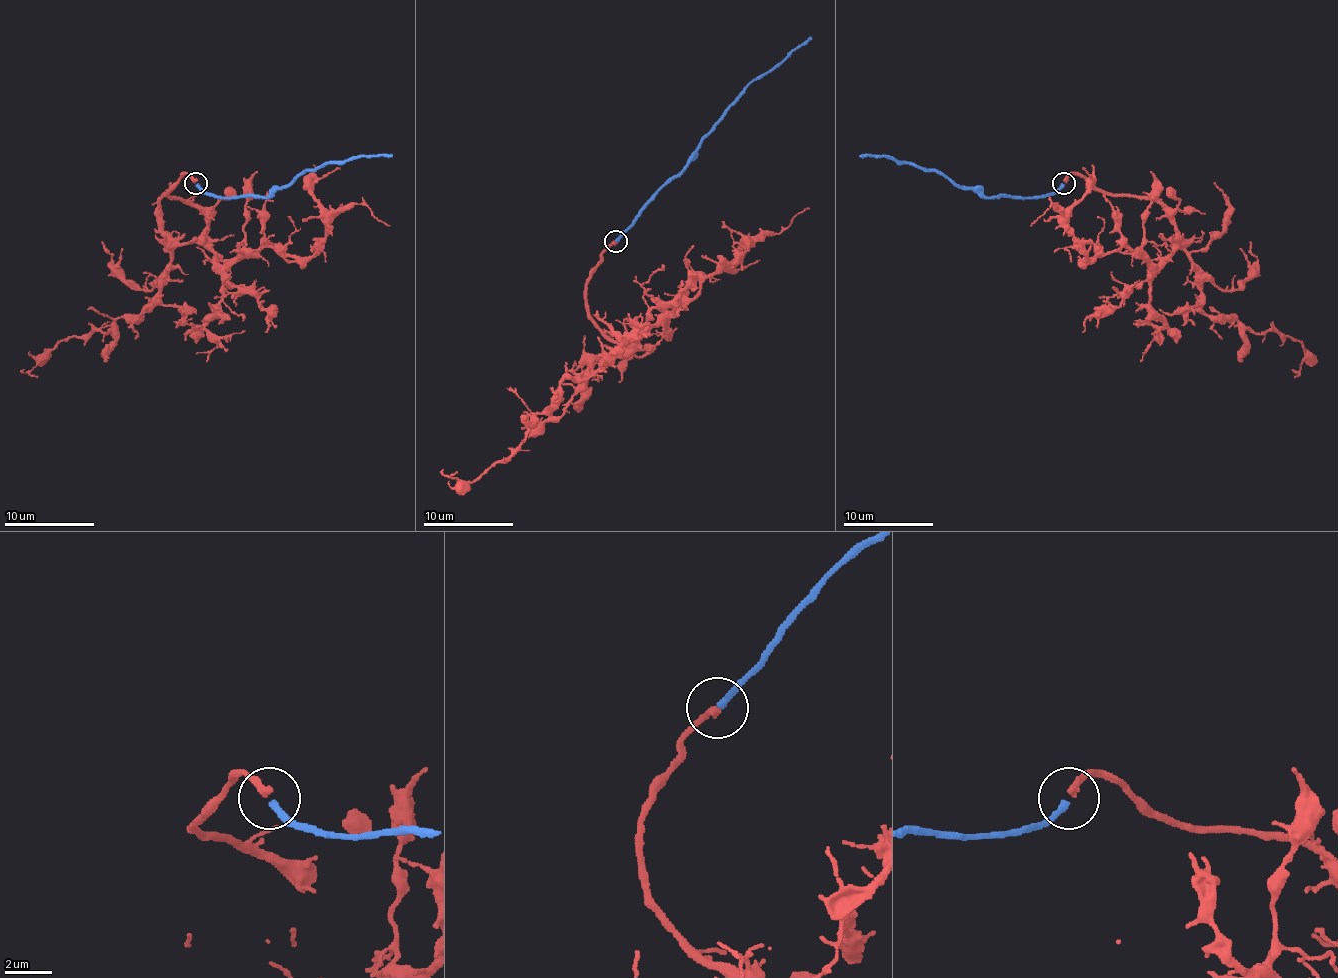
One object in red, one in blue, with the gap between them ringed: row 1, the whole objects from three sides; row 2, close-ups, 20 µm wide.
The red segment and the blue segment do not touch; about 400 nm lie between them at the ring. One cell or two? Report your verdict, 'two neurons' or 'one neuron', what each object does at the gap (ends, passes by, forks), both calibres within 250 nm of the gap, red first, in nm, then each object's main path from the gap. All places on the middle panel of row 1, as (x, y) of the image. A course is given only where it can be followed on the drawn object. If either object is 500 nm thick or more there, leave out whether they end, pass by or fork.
one neuron; red ends; blue ends; calibres 320 and 300 nm; course red (614, 242), (586, 283), (586, 312), (625, 351), (566, 378), (525, 439), (471, 482), (444, 469); course blue (616, 240), (686, 161), (731, 102), (811, 36)

